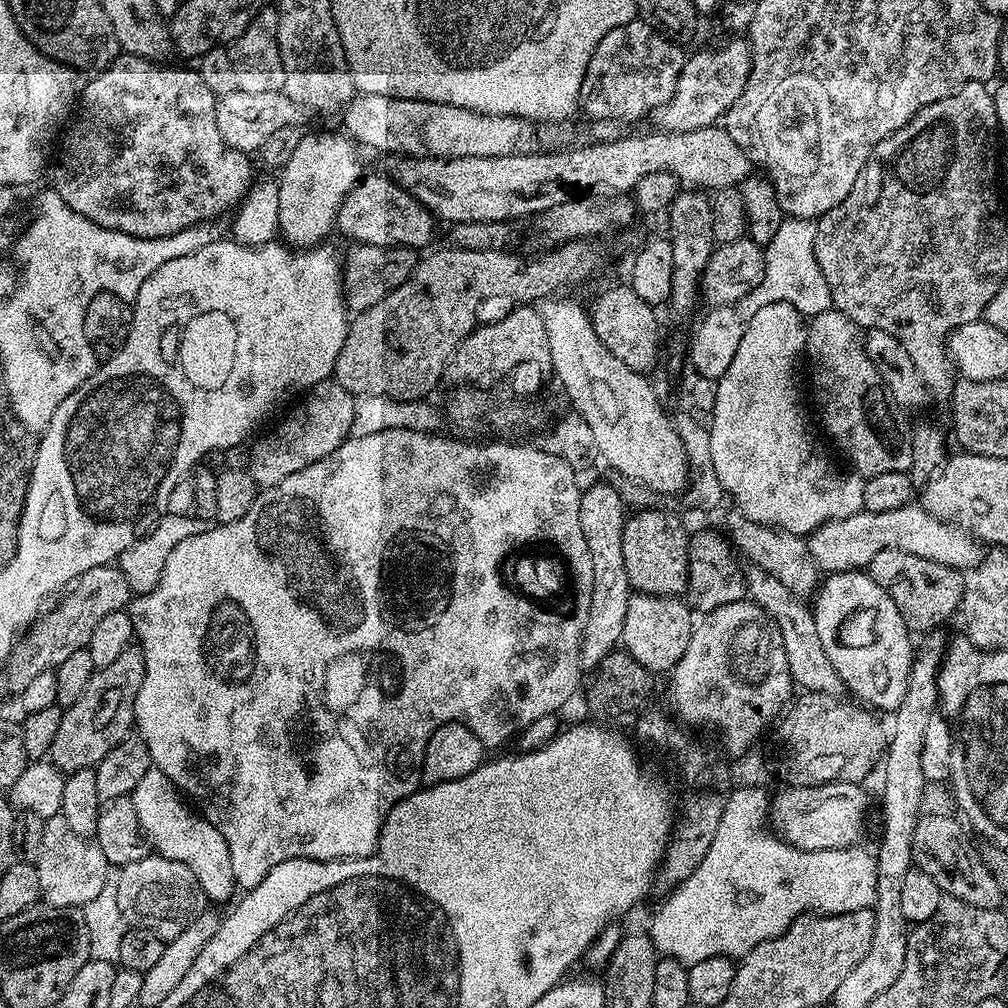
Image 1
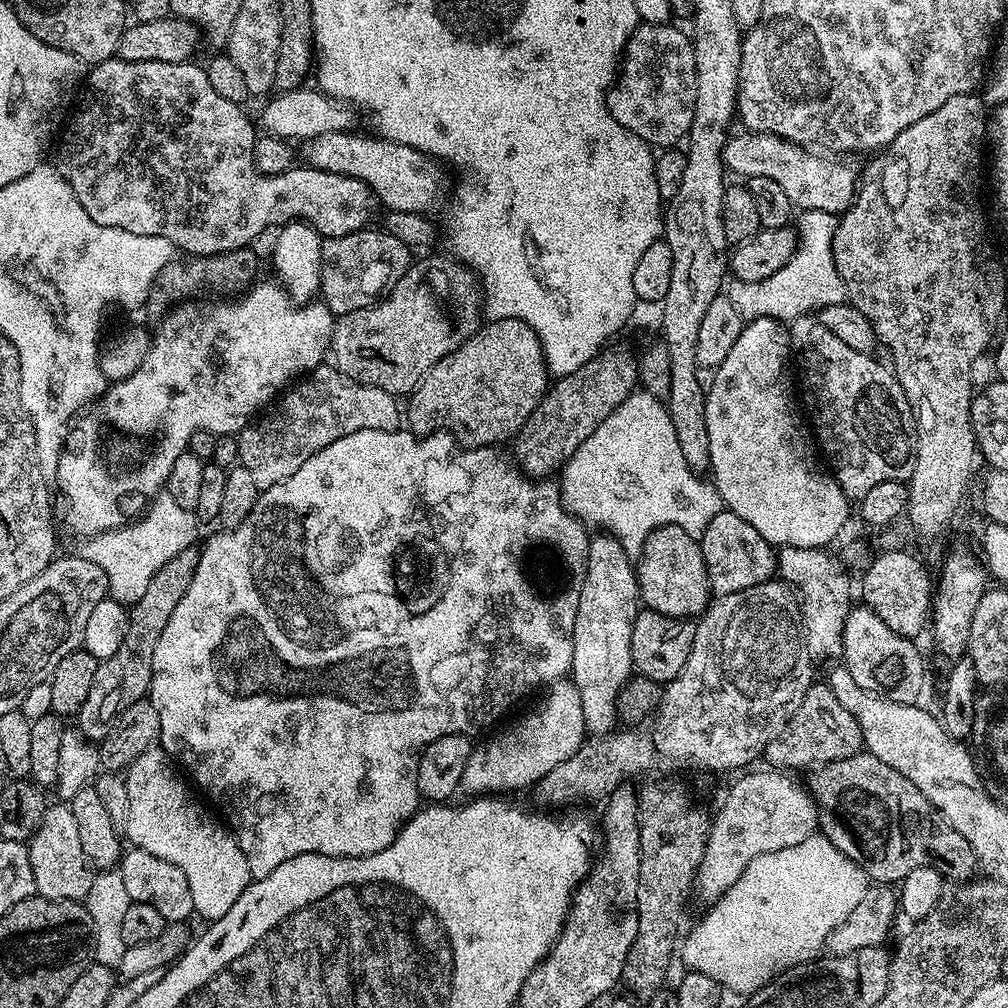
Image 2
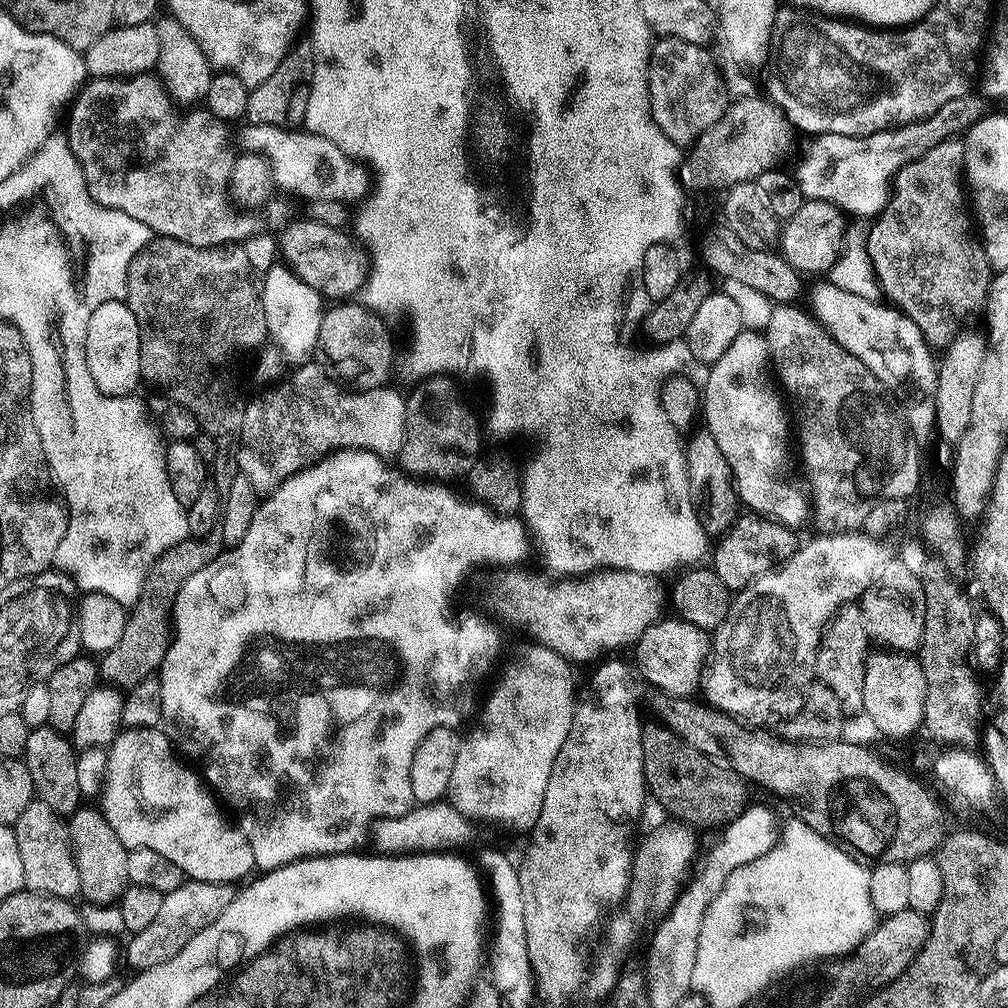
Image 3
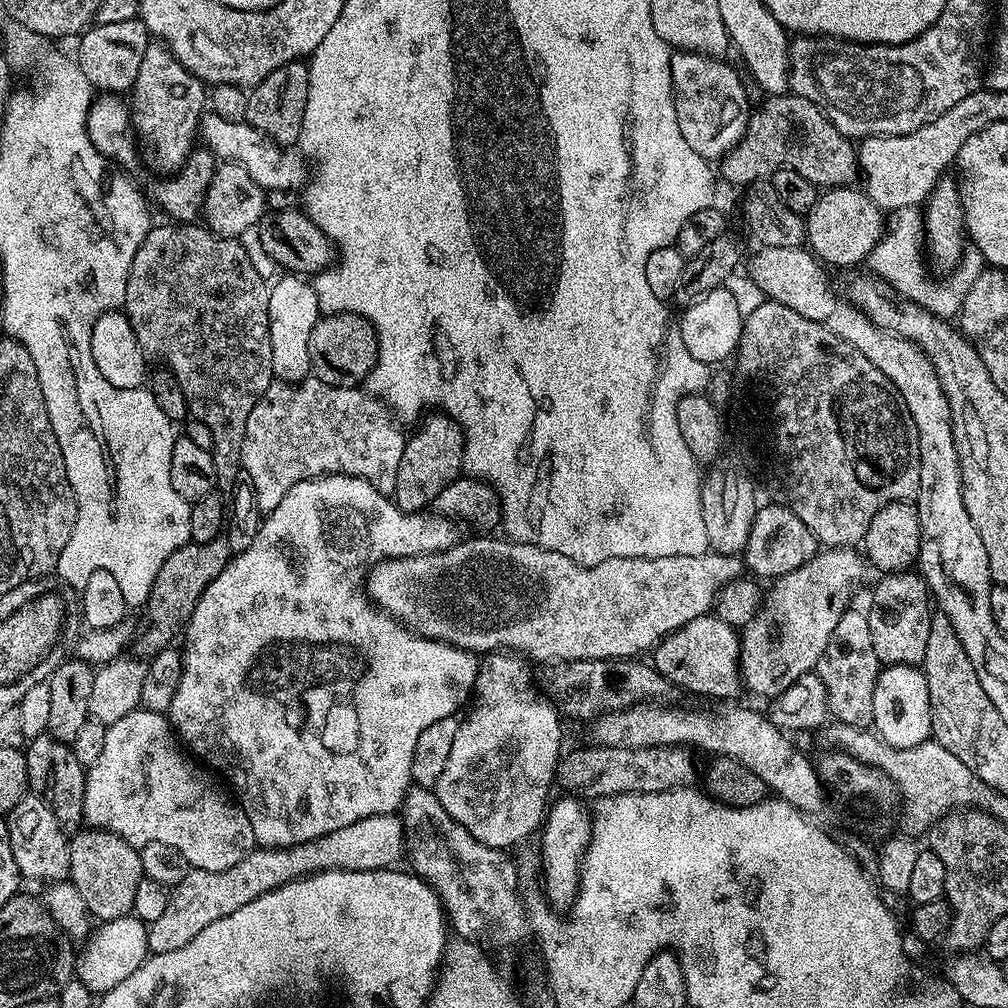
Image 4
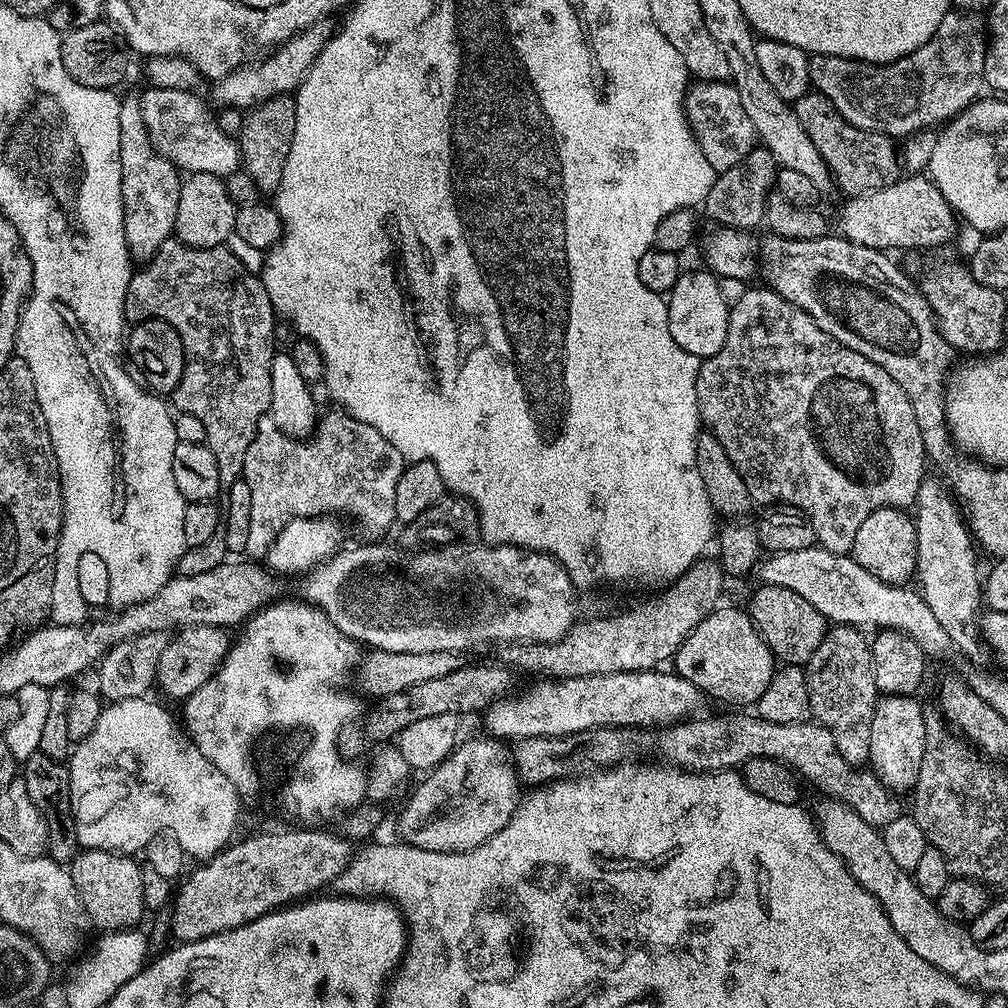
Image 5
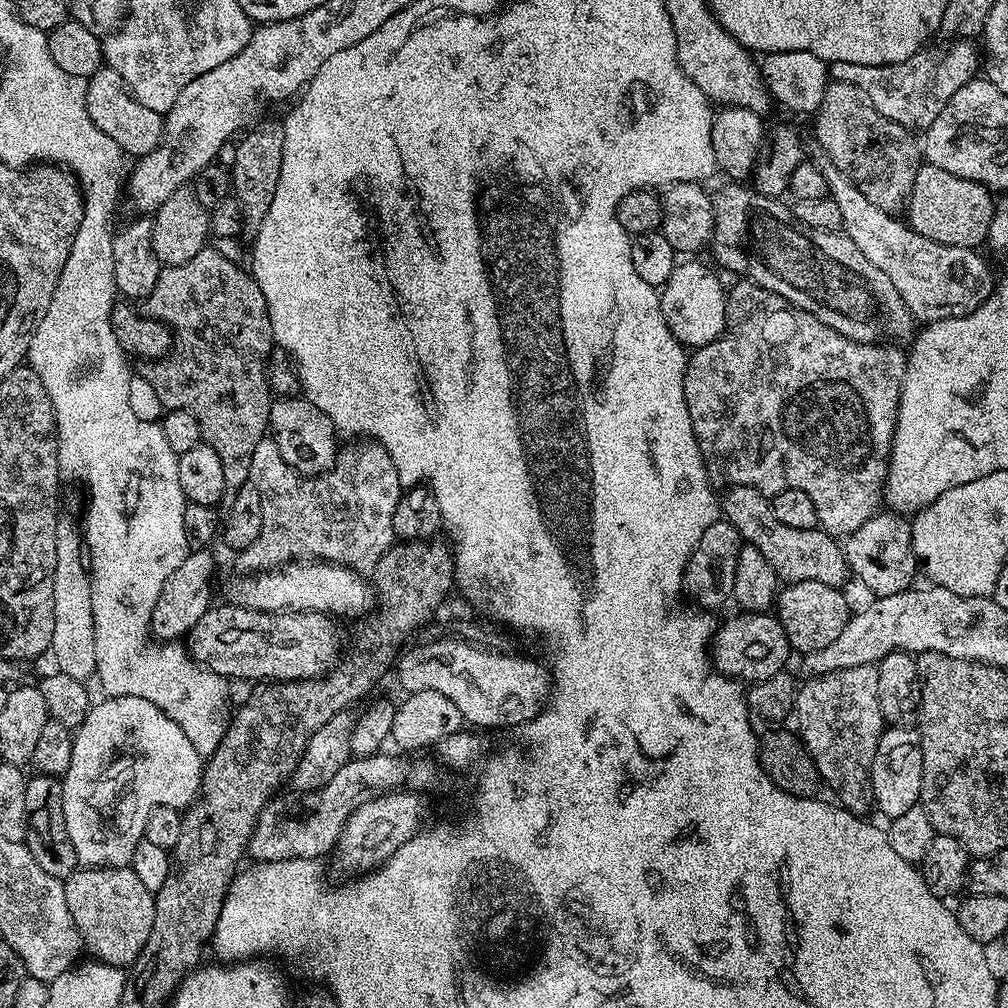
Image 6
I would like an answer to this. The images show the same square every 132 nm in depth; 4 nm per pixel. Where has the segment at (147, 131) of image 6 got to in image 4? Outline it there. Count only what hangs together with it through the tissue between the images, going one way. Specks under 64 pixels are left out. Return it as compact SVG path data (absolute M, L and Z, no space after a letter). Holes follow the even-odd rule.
M212 110L201 116L198 132L202 137L202 144L204 140L203 147L211 152L217 161L240 164L250 174L250 178L254 178L254 182L258 182L260 188L300 190L307 185L310 179L309 161L299 151L288 146L281 147L269 136L262 135L257 128L250 126L245 121L228 122Z

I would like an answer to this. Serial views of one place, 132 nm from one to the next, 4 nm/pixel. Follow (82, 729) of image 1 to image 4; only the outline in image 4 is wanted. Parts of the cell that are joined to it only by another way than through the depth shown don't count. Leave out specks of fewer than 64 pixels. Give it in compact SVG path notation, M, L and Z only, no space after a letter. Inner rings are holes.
M221 533L213 542L193 544L191 542L174 550L158 570L158 577L151 587L150 598L144 605L146 626L144 632L137 633L133 639L132 650L137 657L151 658L169 647L187 625L192 616L198 598L205 592L206 586L218 578L232 557L227 533Z

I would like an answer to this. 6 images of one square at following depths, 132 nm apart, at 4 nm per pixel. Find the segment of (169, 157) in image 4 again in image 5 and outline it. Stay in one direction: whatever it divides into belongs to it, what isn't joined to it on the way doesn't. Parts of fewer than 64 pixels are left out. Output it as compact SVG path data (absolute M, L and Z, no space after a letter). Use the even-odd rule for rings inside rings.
M124 96L120 101L120 161L122 162L122 202L124 203L124 233L126 234L126 246L128 247L128 255L136 262L147 262L155 256L156 251L160 249L162 242L168 240L176 230L176 215L178 214L178 194L182 183L181 173L176 165L172 164L162 154L156 152L156 148L150 142L148 131L144 126L144 111L139 99L136 100L132 96Z

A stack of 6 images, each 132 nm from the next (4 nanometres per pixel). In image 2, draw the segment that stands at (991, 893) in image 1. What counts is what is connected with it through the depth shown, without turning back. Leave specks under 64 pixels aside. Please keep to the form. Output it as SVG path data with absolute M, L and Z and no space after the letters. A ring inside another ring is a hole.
M861 750L850 758L835 760L815 769L810 791L820 810L819 831L846 858L850 858L868 876L869 881L895 885L904 880L910 870L918 870L918 866L936 868L952 882L967 882L977 875L978 861L970 842L946 822L946 818L932 803L898 770L886 766L882 758L874 758L874 754Z

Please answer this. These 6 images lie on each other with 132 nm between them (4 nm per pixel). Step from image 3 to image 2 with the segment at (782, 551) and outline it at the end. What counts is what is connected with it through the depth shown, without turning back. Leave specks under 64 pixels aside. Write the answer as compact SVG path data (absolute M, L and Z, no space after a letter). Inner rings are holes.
M727 510L714 514L714 518L710 518L710 526L702 529L698 539L713 597L719 598L746 590L747 587L758 586L777 575L777 549L768 544L766 538L762 538L758 530L743 521L738 514Z

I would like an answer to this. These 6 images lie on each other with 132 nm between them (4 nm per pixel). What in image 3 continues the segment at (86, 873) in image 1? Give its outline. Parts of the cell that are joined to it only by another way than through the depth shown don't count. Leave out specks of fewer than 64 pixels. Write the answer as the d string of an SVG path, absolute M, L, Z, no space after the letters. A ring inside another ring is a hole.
M39 798L30 801L14 825L18 838L18 855L22 857L22 874L27 891L41 892L43 896L80 896L78 866L72 853L72 840L68 837L68 825L61 813L50 810Z

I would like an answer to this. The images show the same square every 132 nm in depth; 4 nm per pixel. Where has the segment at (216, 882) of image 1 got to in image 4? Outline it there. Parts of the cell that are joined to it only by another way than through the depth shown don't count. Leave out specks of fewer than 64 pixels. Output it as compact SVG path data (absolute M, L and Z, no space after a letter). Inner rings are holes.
M139 707L107 725L102 755L98 762L87 765L84 823L112 832L128 844L166 842L177 848L192 868L230 870L257 847L254 826L239 803L220 789L221 781L211 780L207 774L178 743L165 713Z

